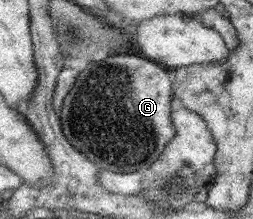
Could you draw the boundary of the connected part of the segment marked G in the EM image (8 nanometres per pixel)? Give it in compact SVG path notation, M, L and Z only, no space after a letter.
M97 56L90 60L77 74L78 82L74 82L74 90L66 94L66 102L62 103L60 128L68 144L72 144L84 158L96 164L102 170L118 170L118 172L142 172L160 156L166 144L173 140L175 127L170 124L171 112L168 106L172 82L160 65L152 64L144 58L136 56Z

